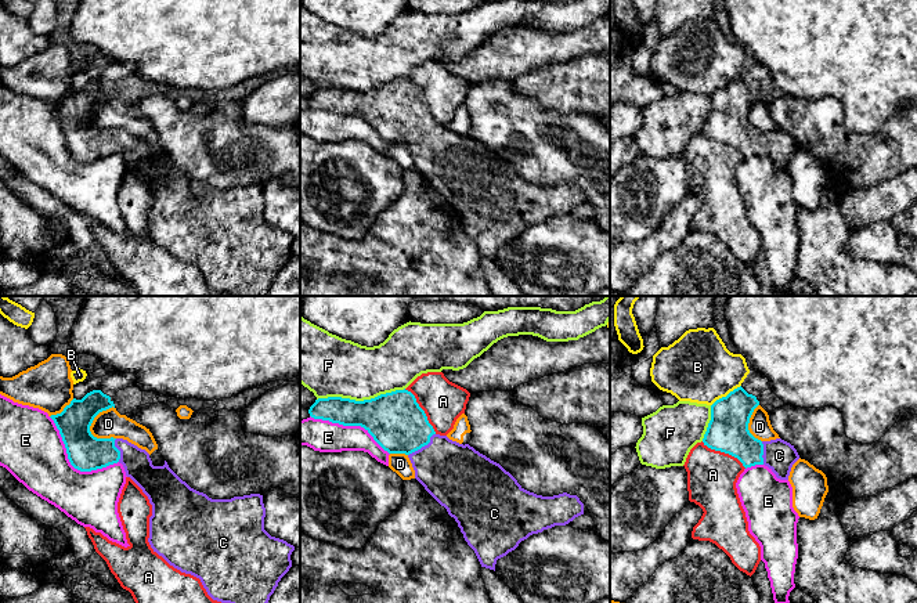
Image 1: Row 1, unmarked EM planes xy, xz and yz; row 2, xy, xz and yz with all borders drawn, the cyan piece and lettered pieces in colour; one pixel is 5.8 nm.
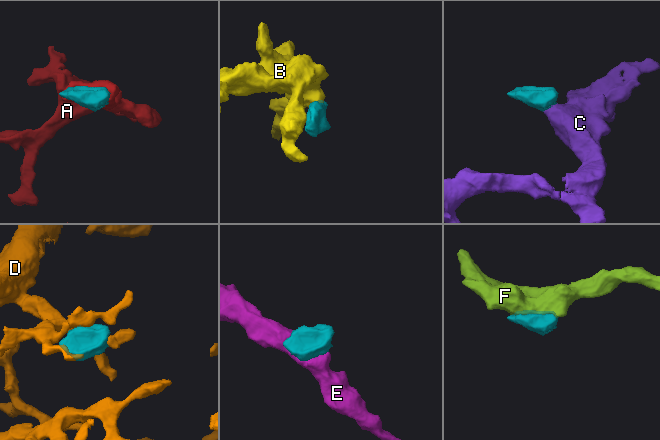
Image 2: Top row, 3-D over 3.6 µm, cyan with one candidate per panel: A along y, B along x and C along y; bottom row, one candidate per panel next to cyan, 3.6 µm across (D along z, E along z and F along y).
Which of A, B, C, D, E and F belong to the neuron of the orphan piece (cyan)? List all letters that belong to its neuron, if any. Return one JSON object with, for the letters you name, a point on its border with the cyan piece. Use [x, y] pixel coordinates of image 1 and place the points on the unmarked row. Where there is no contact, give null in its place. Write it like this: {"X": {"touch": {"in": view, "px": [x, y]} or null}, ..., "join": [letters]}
{"C": {"touch": {"in": "xz", "px": [422, 136]}}, "join": ["C"]}

